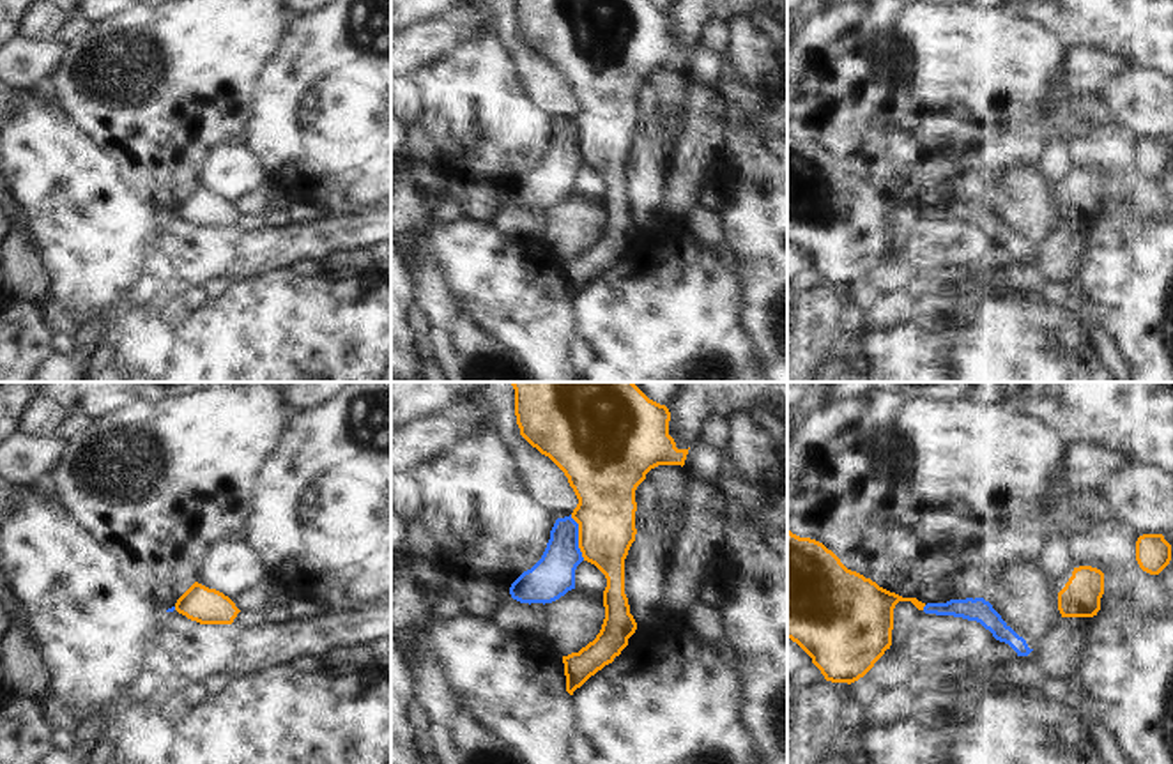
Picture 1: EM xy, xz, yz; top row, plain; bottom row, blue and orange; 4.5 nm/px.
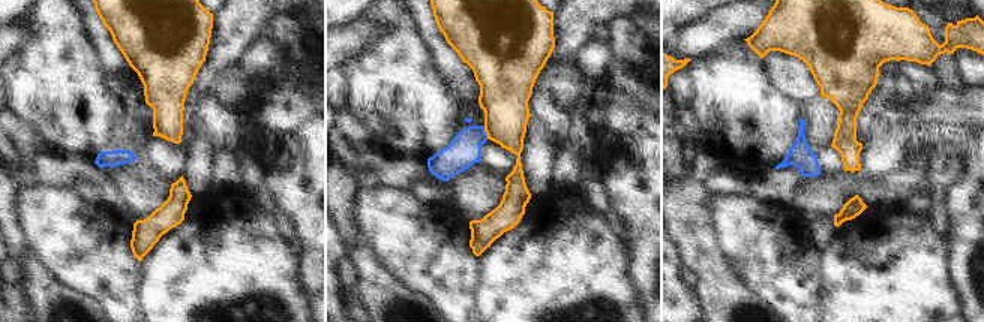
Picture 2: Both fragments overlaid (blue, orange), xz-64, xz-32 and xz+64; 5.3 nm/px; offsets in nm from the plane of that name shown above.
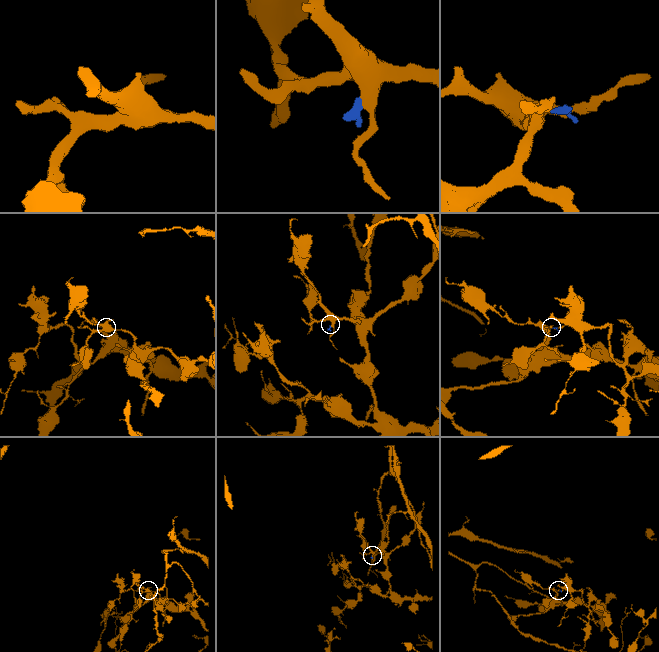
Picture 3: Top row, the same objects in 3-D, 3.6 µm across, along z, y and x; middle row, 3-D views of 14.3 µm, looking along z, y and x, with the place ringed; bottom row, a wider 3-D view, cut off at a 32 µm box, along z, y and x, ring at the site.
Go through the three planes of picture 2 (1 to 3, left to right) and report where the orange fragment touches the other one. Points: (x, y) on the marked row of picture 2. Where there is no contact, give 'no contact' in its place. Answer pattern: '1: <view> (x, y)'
1: no contact
2: xz-32 (485, 132)
3: no contact

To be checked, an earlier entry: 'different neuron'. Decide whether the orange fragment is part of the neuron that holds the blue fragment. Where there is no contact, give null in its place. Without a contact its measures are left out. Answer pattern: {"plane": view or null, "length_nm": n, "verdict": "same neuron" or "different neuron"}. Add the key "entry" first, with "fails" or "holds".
{"entry": "holds", "plane": "xz", "length_nm": 220, "verdict": "different neuron"}

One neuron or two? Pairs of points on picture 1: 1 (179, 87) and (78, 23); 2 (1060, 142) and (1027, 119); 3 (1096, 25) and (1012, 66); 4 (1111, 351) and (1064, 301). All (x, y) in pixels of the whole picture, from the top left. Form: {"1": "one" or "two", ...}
{"1": "two", "2": "two", "3": "two", "4": "one"}

